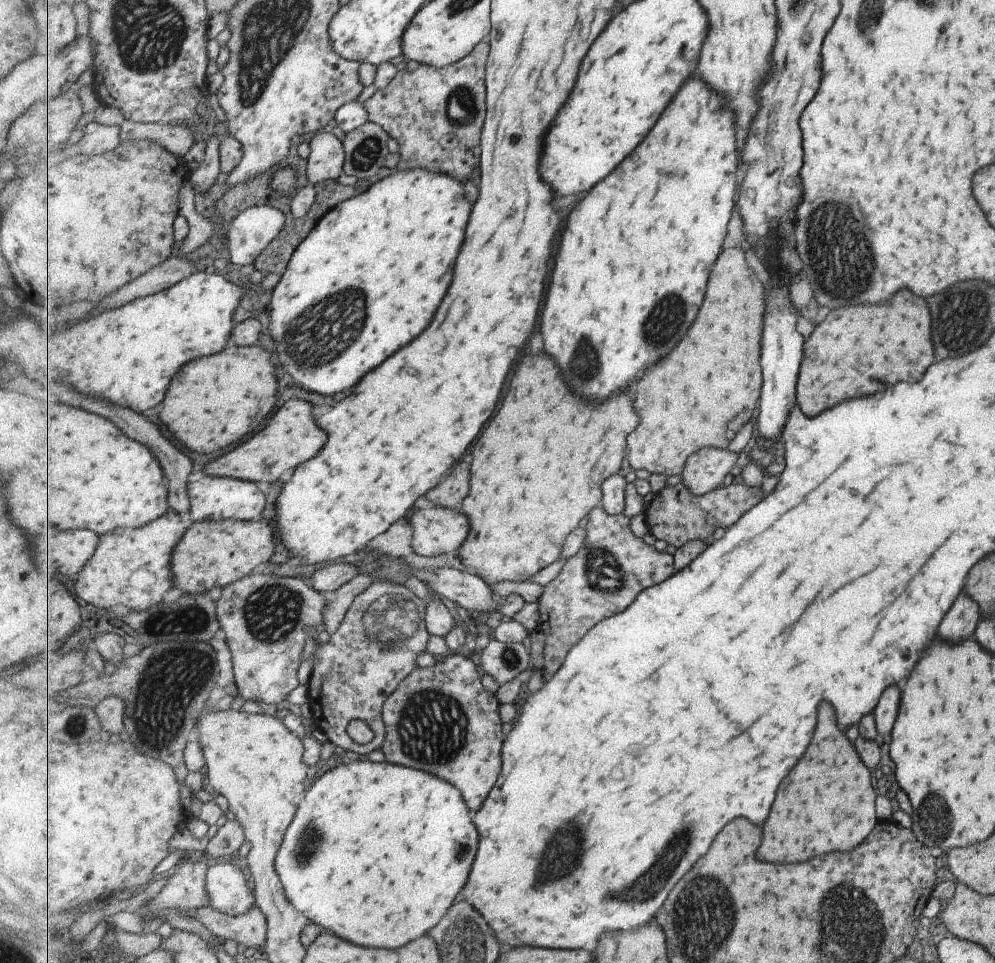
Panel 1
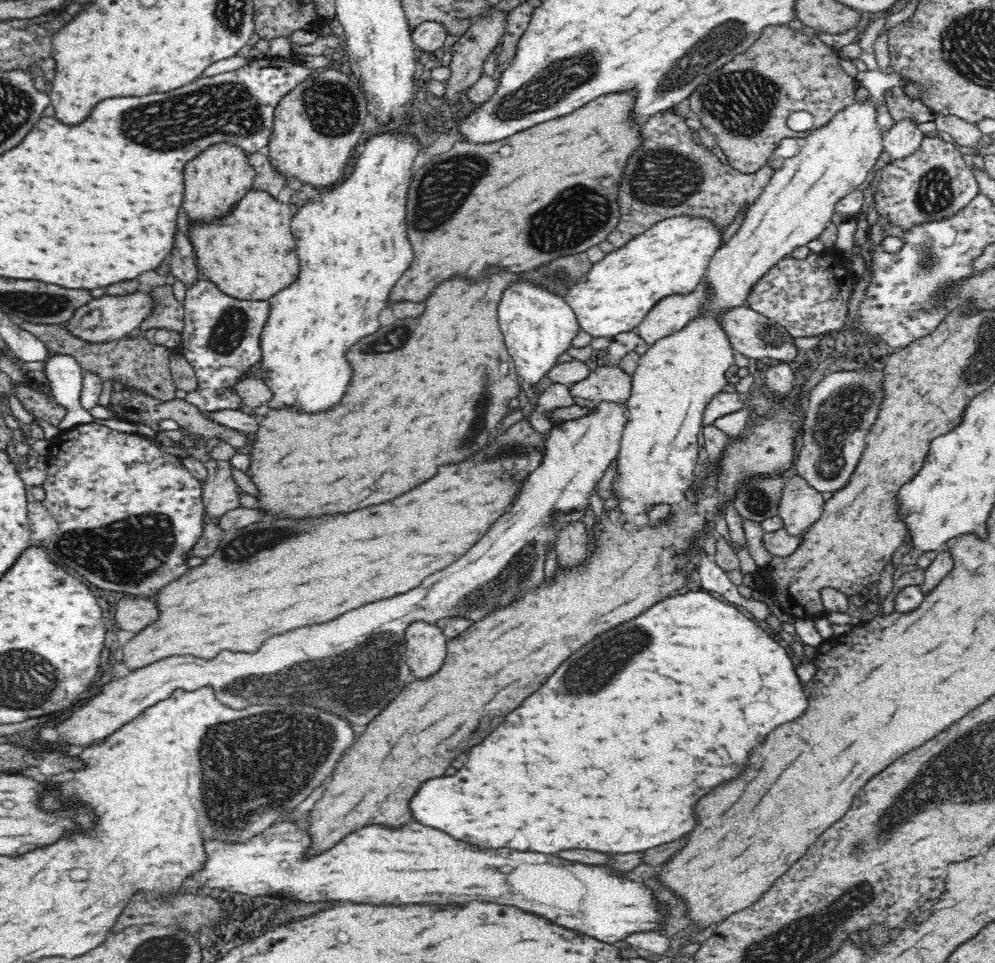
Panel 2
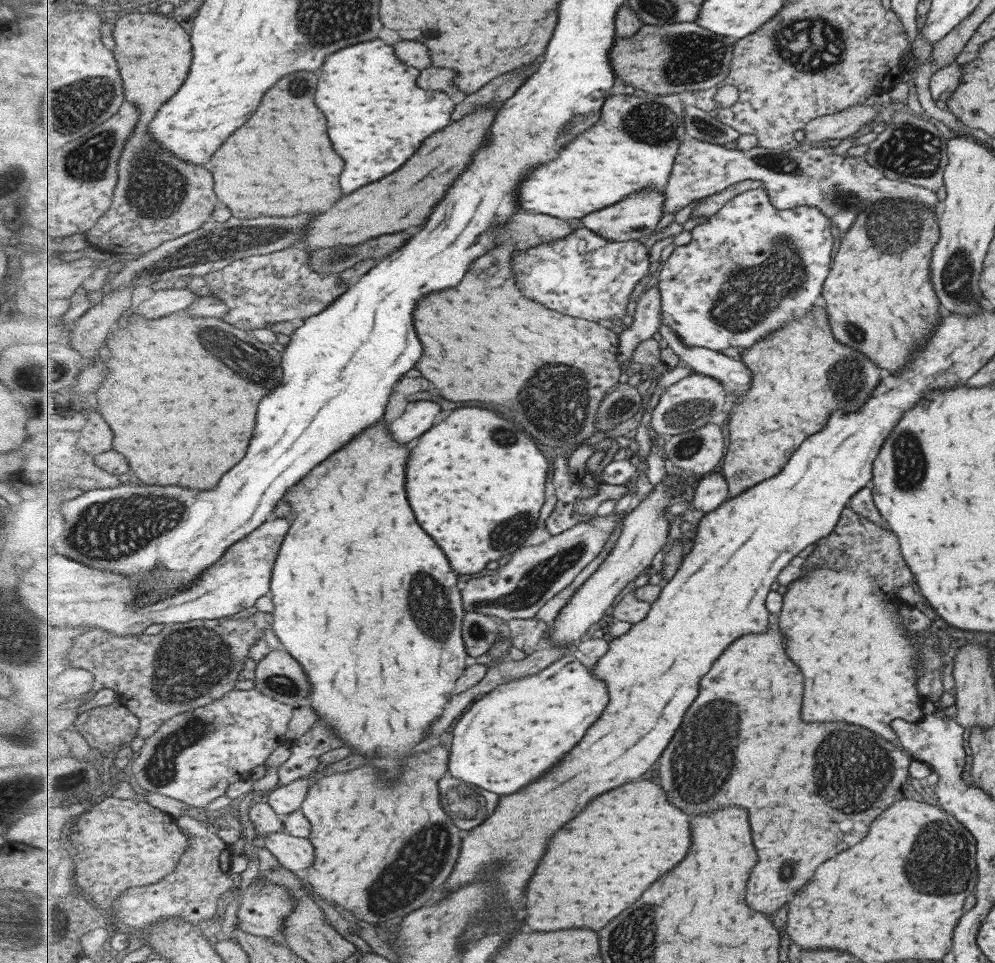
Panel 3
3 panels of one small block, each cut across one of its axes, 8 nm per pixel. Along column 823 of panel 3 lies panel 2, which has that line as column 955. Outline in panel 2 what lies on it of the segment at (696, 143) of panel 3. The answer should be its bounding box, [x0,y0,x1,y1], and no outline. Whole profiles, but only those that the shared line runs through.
[873,130,979,232]

